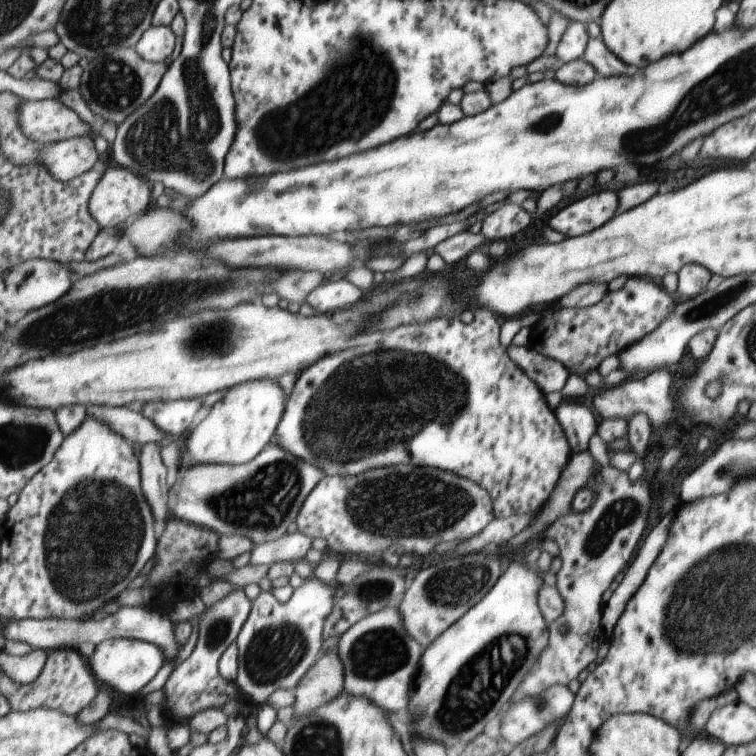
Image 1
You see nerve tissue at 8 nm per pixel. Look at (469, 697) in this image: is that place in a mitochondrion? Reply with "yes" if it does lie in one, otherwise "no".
yes

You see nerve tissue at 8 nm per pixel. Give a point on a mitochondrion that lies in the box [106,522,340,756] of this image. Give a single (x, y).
(274, 652)

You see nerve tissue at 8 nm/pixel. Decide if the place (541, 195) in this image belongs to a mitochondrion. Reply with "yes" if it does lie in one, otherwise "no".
no

